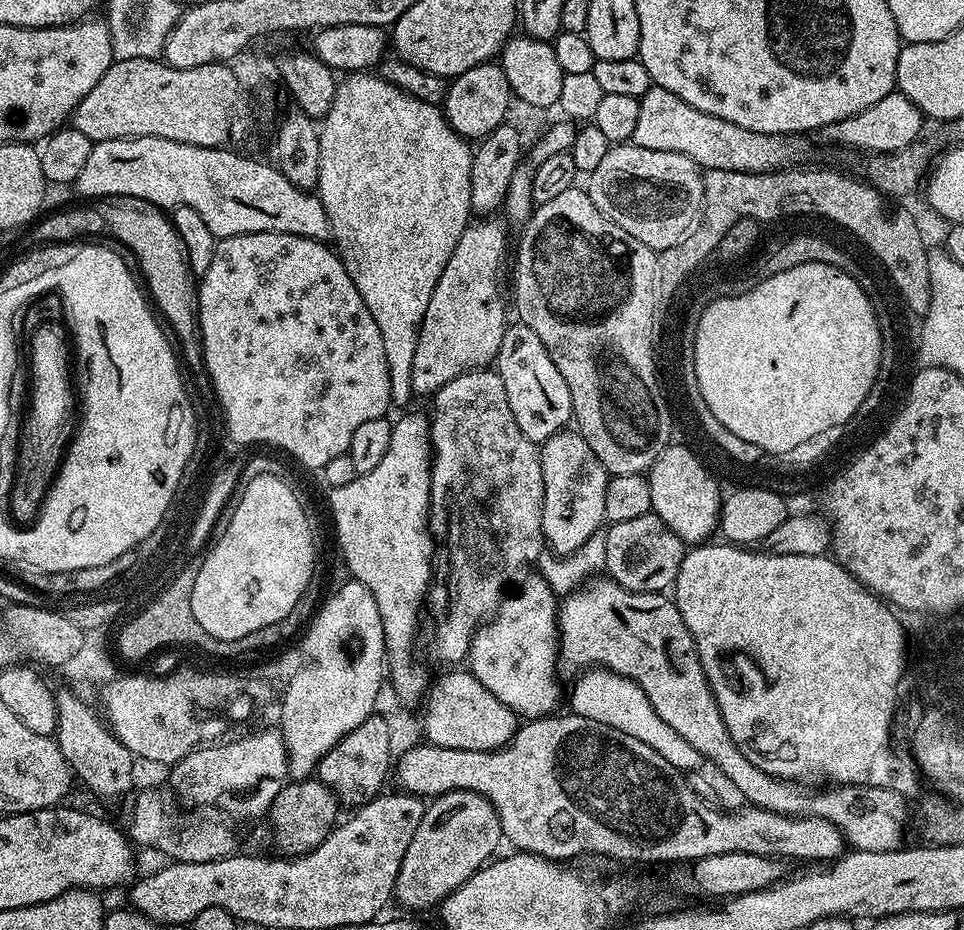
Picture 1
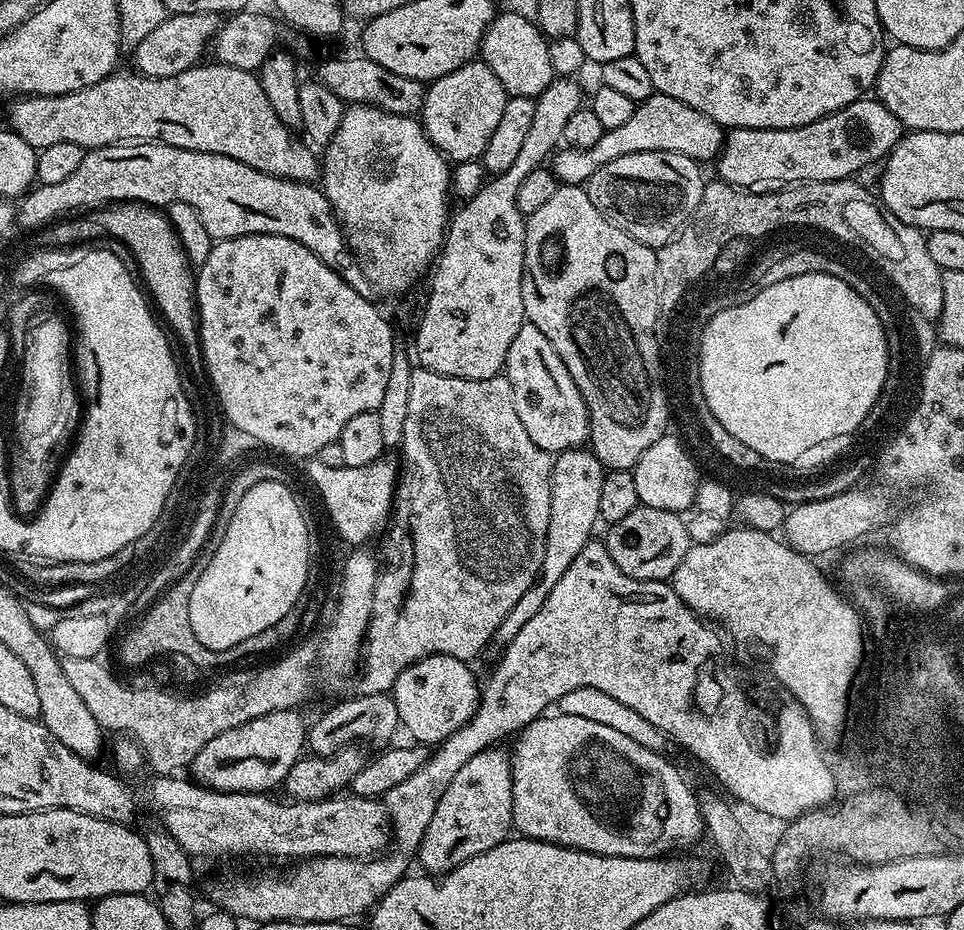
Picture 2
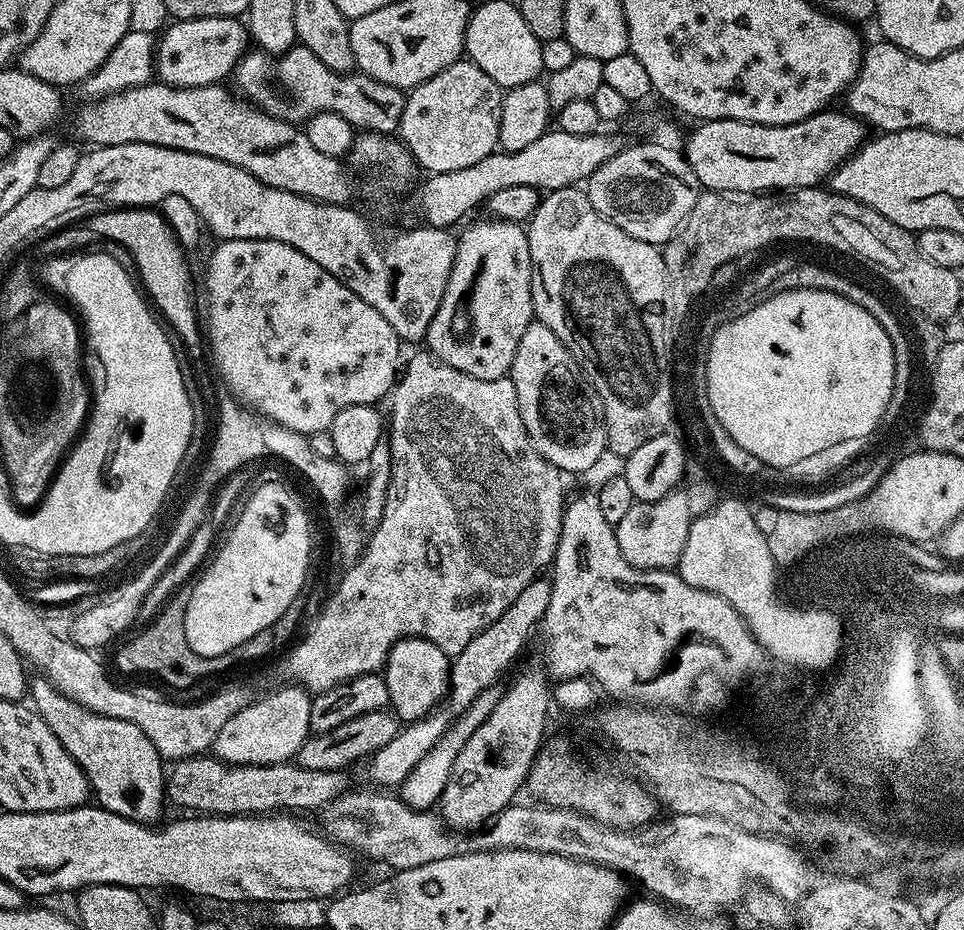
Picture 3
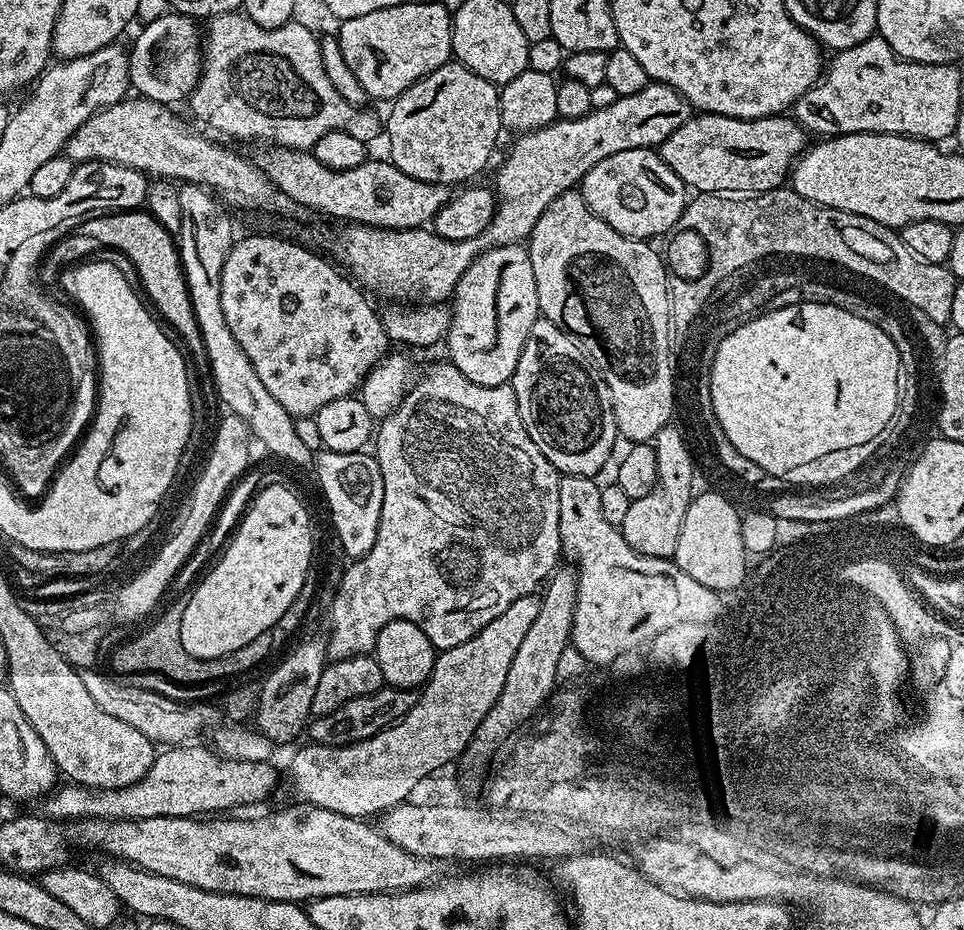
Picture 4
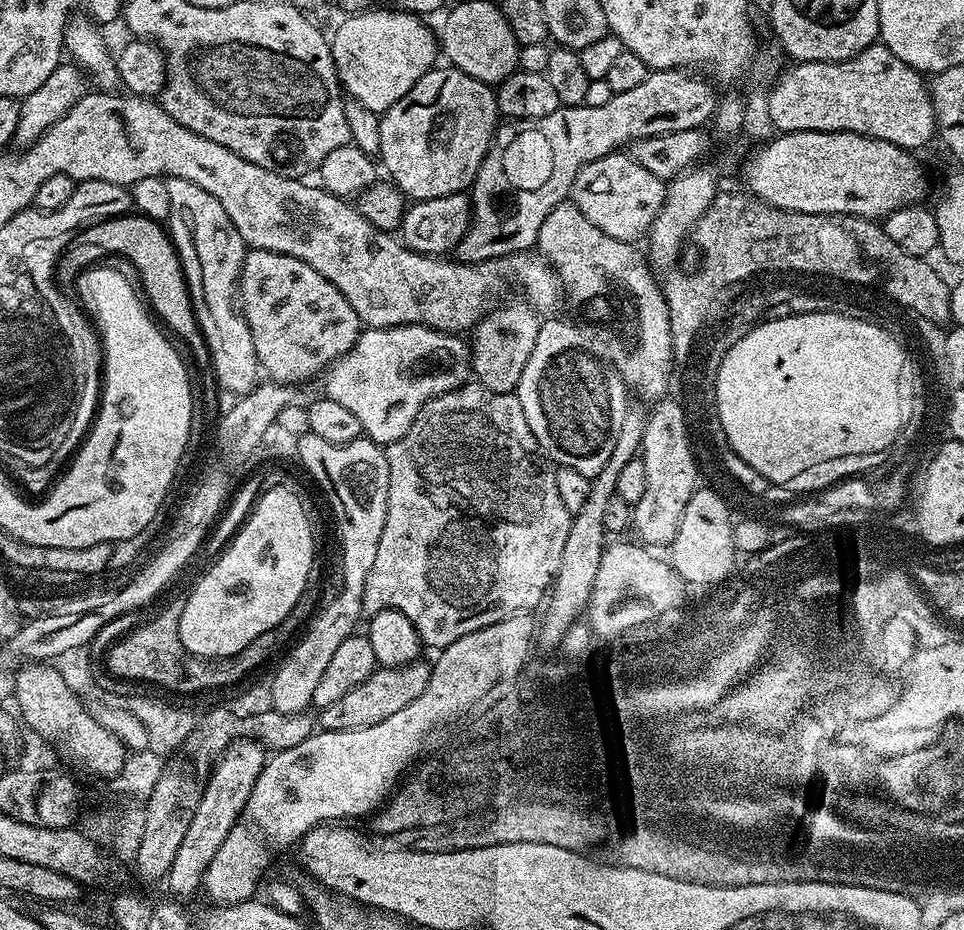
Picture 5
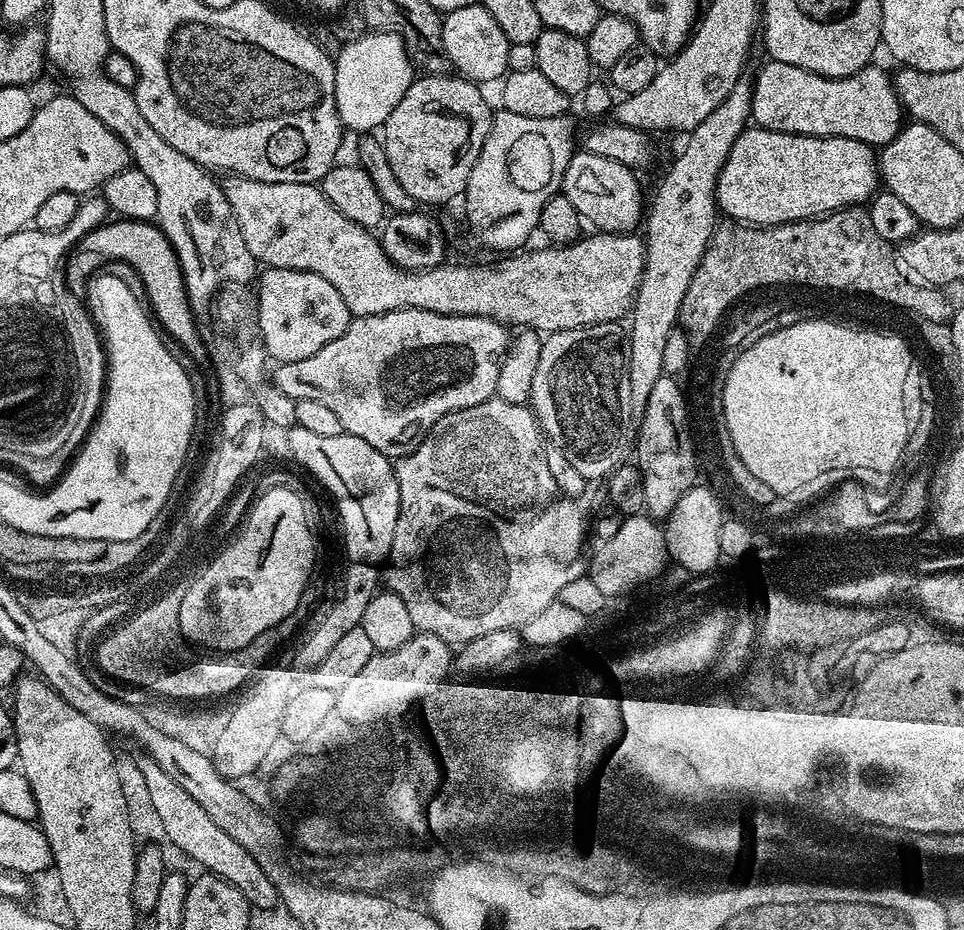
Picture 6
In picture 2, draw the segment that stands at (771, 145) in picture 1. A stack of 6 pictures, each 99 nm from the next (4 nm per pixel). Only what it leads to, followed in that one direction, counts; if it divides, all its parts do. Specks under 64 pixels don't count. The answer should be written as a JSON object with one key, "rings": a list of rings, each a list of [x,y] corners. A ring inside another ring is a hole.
{"rings":[[[653,91],[650,98],[637,103],[634,115],[623,126],[604,130],[602,138],[598,138],[598,142],[589,148],[561,147],[551,157],[550,167],[561,185],[584,186],[598,169],[606,166],[606,162],[614,162],[614,158],[626,158],[626,154],[669,152],[686,154],[686,158],[697,162],[715,161],[724,146],[725,135],[725,129],[714,122],[714,118],[694,110],[694,106],[686,106],[686,102],[678,102],[678,98]]]}

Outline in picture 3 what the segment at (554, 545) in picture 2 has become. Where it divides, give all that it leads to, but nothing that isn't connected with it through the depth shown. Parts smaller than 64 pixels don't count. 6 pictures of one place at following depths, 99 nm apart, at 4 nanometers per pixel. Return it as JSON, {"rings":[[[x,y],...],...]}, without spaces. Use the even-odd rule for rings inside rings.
{"rings":[[[535,580],[514,598],[514,602],[503,611],[503,614],[474,638],[470,645],[456,656],[449,669],[449,693],[444,705],[437,707],[428,716],[407,723],[389,745],[378,750],[368,762],[370,776],[382,788],[399,787],[414,768],[434,748],[451,724],[453,718],[466,711],[485,690],[493,687],[496,681],[517,658],[525,646],[530,632],[537,629],[540,620],[550,604],[552,585],[549,581]]]}

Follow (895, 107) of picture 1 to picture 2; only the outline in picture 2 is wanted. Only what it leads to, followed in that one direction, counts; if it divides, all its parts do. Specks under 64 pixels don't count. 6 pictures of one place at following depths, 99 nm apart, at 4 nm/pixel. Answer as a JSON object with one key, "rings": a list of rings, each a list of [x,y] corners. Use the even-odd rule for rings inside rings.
{"rings":[[[875,98],[855,100],[826,118],[818,118],[818,122],[797,128],[733,128],[725,135],[724,146],[720,149],[718,176],[739,188],[752,188],[754,184],[776,186],[783,182],[792,186],[797,182],[846,180],[855,177],[855,172],[867,164],[879,165],[887,160],[905,132],[899,118]]]}

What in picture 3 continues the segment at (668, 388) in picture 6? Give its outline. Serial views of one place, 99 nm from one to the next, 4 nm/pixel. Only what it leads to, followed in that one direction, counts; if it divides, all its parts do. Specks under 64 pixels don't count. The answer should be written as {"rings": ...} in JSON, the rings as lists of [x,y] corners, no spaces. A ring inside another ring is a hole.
{"rings":[[[677,490],[658,498],[654,502],[635,503],[622,522],[615,524],[618,550],[622,550],[622,558],[630,562],[630,566],[642,570],[672,570],[682,558],[682,550],[686,546],[686,538],[690,534],[690,526],[694,515],[691,512],[690,498],[684,490]]]}

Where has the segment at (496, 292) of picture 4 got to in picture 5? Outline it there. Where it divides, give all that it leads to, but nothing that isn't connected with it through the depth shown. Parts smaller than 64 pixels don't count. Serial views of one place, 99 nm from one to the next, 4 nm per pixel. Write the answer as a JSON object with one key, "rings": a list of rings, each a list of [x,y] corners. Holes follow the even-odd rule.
{"rings":[[[527,303],[508,304],[505,308],[496,306],[485,314],[471,329],[470,351],[472,354],[472,371],[475,379],[491,392],[515,393],[518,378],[522,378],[522,366],[534,350],[534,341],[538,338],[542,320],[537,309]]]}

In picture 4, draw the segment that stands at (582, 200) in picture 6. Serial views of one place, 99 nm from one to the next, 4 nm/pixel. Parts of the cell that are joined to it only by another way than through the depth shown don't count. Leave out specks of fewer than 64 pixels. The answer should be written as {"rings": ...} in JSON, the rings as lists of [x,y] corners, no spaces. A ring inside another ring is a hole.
{"rings":[[[650,148],[622,150],[602,158],[584,175],[582,181],[584,200],[602,222],[606,222],[618,234],[631,240],[651,241],[652,236],[671,233],[684,213],[690,196],[682,178],[660,157],[659,151]],[[685,192],[685,193],[684,193]]]}

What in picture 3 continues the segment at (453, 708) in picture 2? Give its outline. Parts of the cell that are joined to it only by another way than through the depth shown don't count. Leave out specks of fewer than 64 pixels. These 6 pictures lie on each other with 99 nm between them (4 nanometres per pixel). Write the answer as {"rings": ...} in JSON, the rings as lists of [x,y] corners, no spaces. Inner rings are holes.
{"rings":[[[417,636],[398,641],[382,669],[391,711],[404,722],[420,720],[435,711],[449,693],[449,669],[449,656],[438,650],[434,642]]]}

